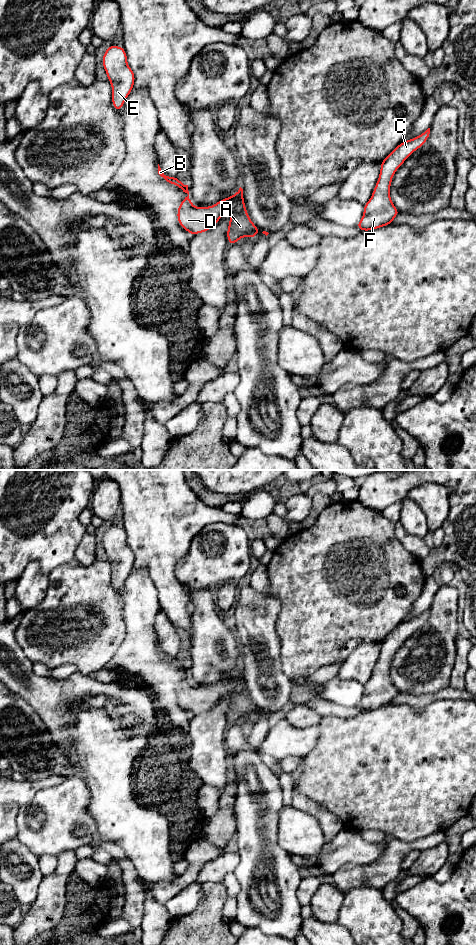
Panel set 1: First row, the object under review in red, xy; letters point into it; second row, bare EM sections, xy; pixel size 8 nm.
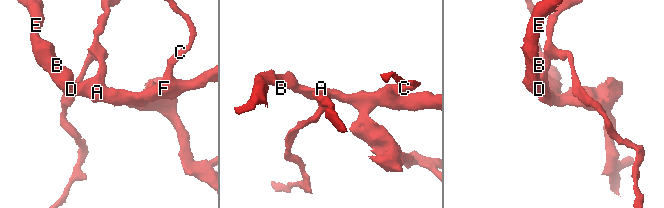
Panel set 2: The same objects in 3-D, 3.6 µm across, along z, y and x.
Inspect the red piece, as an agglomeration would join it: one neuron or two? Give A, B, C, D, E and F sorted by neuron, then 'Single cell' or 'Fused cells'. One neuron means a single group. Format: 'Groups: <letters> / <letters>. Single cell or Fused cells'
Groups: A B C D E F. Single cell

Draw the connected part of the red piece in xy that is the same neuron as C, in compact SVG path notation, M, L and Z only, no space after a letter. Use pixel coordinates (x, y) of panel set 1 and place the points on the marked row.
M430 128L411 140L405 140L380 163L378 181L371 198L364 205L363 217L356 225L357 228L362 231L378 229L391 224L399 214L389 194L393 174L414 151L428 140L429 134Z

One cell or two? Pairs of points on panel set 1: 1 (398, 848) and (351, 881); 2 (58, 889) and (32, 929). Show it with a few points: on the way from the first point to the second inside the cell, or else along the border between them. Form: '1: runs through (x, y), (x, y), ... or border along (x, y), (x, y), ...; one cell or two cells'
1: runs through (386, 860), (371, 875), (363, 875); one cell
2: runs through (51, 899), (47, 911), (39, 919); one cell

